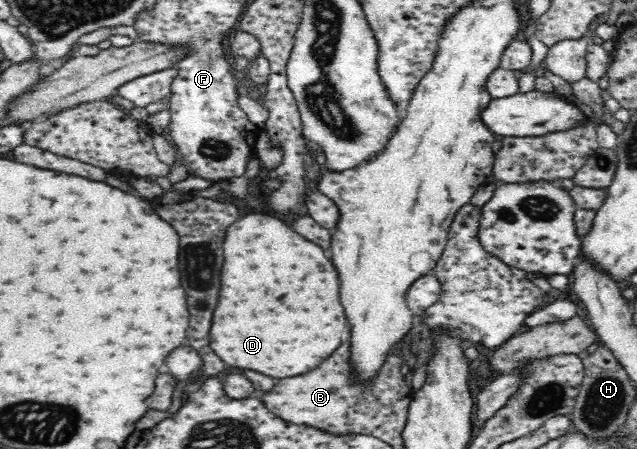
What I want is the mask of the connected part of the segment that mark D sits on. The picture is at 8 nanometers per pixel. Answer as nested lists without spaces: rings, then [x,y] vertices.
[[[253,213],[241,217],[227,229],[223,249],[225,263],[221,269],[221,293],[213,313],[209,345],[225,365],[285,379],[315,369],[341,345],[349,319],[339,301],[337,273],[329,259],[325,259],[321,247],[295,233],[283,221]]]

